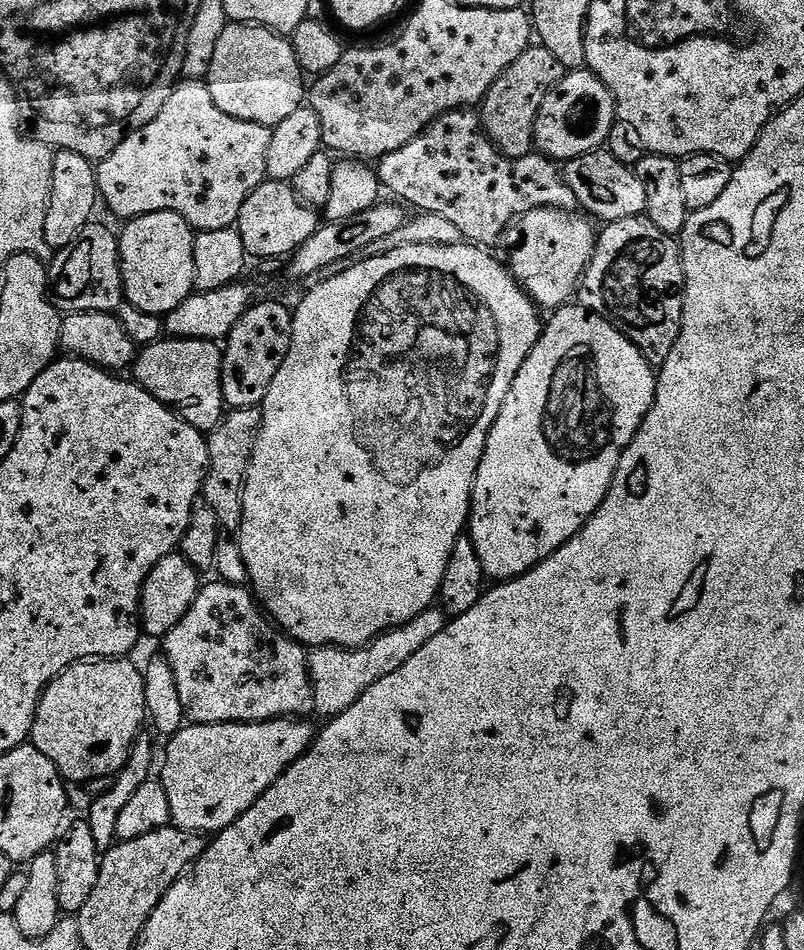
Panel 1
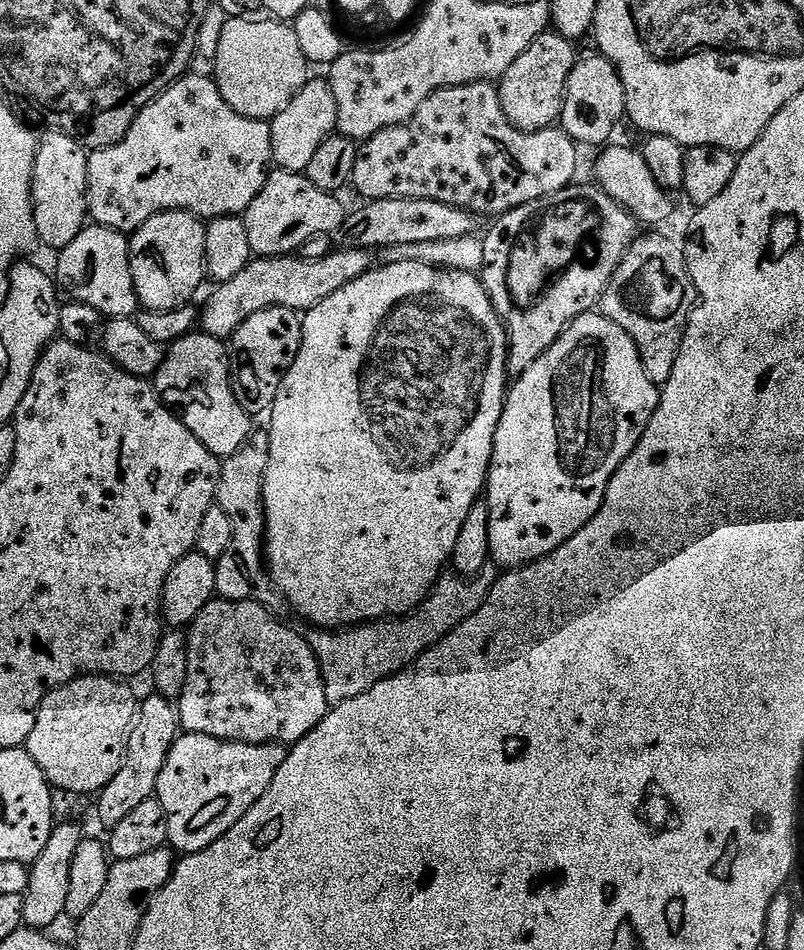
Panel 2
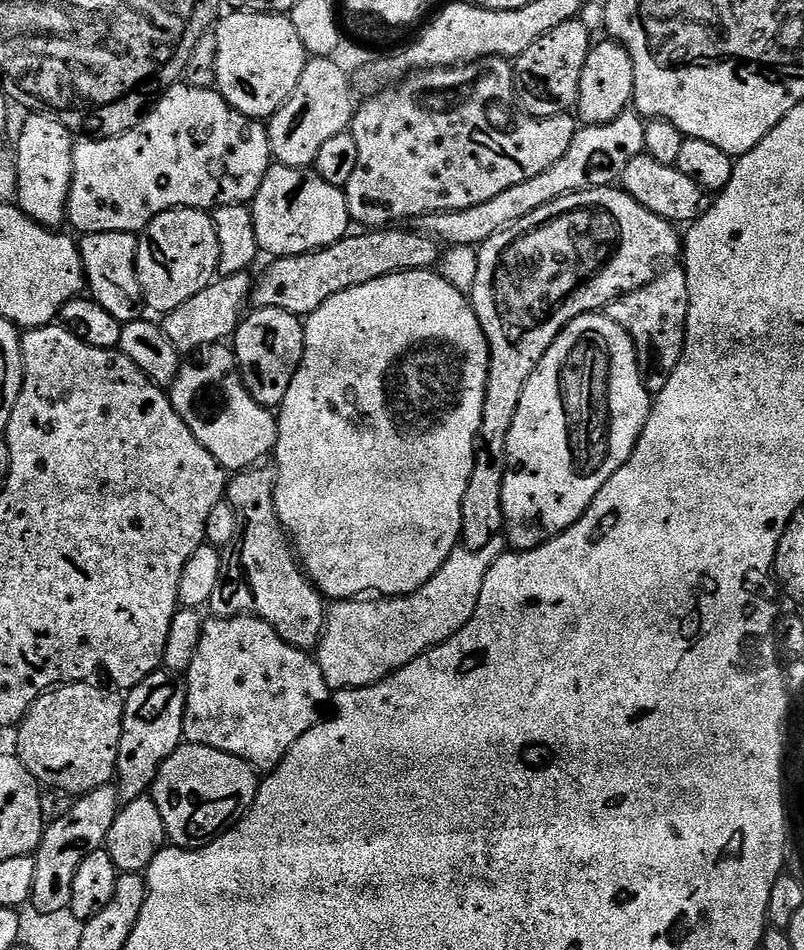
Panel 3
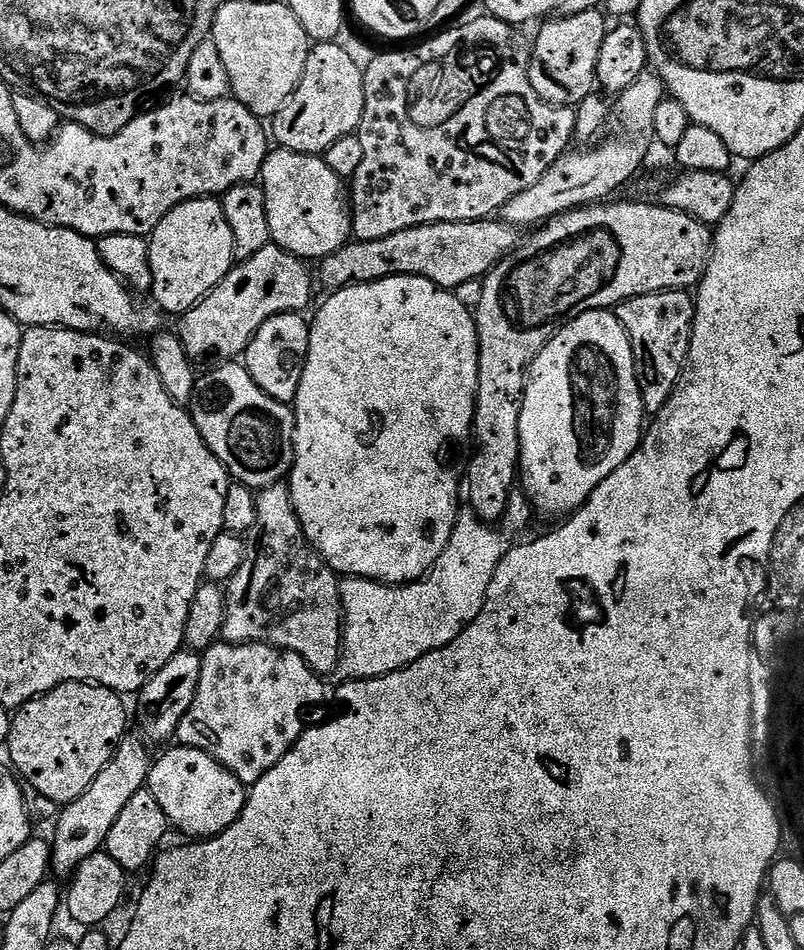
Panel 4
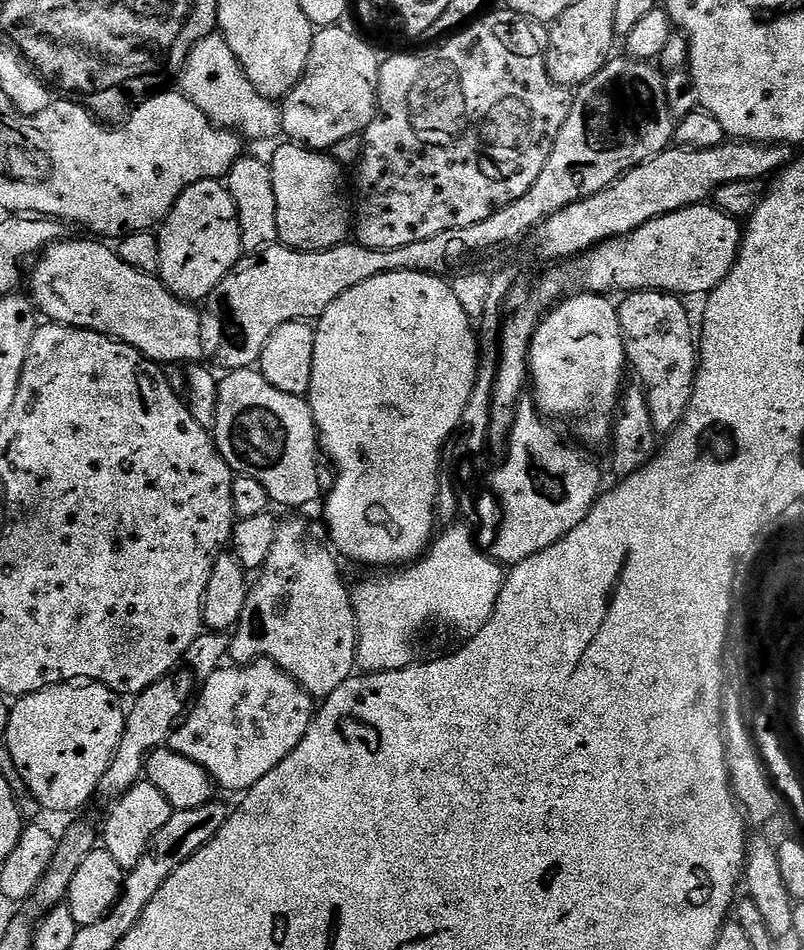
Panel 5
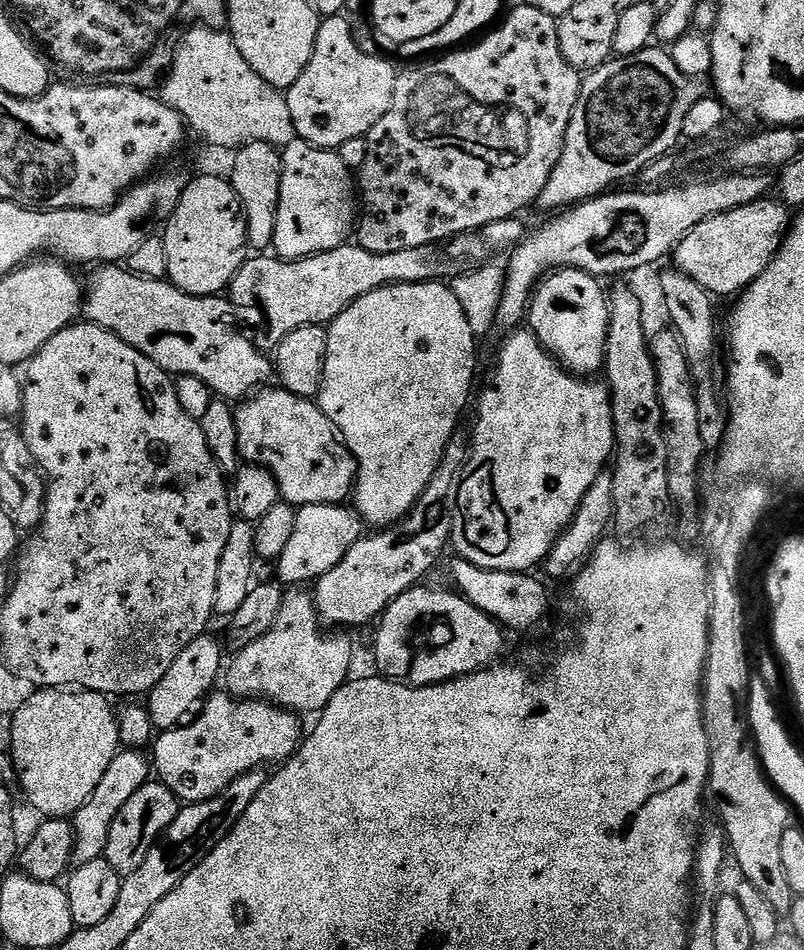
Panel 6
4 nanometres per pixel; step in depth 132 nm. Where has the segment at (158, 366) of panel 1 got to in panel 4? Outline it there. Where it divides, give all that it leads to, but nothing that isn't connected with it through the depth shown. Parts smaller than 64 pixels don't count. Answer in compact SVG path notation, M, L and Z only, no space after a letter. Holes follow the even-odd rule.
M220 362L201 375L190 401L190 411L198 434L224 464L235 483L253 490L281 483L292 471L296 413L289 405L270 398L250 378L240 362Z

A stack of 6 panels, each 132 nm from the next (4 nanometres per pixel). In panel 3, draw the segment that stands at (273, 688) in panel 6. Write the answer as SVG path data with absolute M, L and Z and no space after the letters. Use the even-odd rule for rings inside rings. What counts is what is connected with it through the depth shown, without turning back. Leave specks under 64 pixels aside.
M272 466L264 467L246 468L243 472L235 473L227 481L226 499L238 518L240 534L234 545L236 553L233 554L232 560L230 556L230 563L221 575L212 595L211 615L213 617L257 616L259 620L264 620L270 626L274 626L277 634L289 642L294 642L297 648L312 650L320 643L320 636L324 632L326 600L304 571L294 551L294 545L278 518L278 510L274 504L276 469Z

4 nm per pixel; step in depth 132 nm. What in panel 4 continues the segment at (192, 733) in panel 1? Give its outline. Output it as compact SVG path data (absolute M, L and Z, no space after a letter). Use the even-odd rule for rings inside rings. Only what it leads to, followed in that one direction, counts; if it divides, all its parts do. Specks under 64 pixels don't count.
M175 747L155 757L148 775L147 791L152 792L158 806L162 806L162 814L166 814L169 825L175 831L177 828L178 831L185 832L188 838L211 838L224 832L240 817L244 804L248 801L245 784L210 754L197 748Z

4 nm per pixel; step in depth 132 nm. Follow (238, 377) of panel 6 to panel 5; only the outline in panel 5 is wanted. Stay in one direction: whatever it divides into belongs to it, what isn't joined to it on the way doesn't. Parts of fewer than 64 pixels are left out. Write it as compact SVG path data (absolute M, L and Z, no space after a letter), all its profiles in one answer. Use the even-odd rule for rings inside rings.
M66 238L51 244L31 265L33 268L30 299L38 309L39 315L53 324L64 324L68 328L85 328L91 332L101 332L103 336L110 336L114 340L121 340L123 344L129 344L148 360L155 360L161 366L169 366L168 364L184 366L189 362L199 361L204 356L200 312L192 309L195 307L191 303L179 300L160 281L159 275L139 272L134 270L134 266L122 262L115 247L107 248L104 245L107 243L96 238L84 239L88 240Z

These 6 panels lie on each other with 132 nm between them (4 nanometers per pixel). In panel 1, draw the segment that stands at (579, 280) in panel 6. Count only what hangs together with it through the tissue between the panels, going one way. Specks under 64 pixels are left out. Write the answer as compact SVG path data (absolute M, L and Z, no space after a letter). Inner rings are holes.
M569 302L564 307L555 309L549 316L552 317L549 320L547 317L539 342L526 358L522 370L518 370L510 386L510 394L506 394L506 402L502 402L502 410L494 426L488 431L486 446L472 487L472 510L468 514L466 532L474 542L474 550L478 550L478 562L482 562L485 577L492 582L514 580L526 574L535 564L542 563L547 556L553 556L566 541L584 529L588 519L602 506L612 485L616 468L620 465L622 454L628 449L646 414L656 403L657 373L648 359L640 353L638 346L634 346L629 336L622 335L606 318L602 318L597 312L591 312L579 302Z

